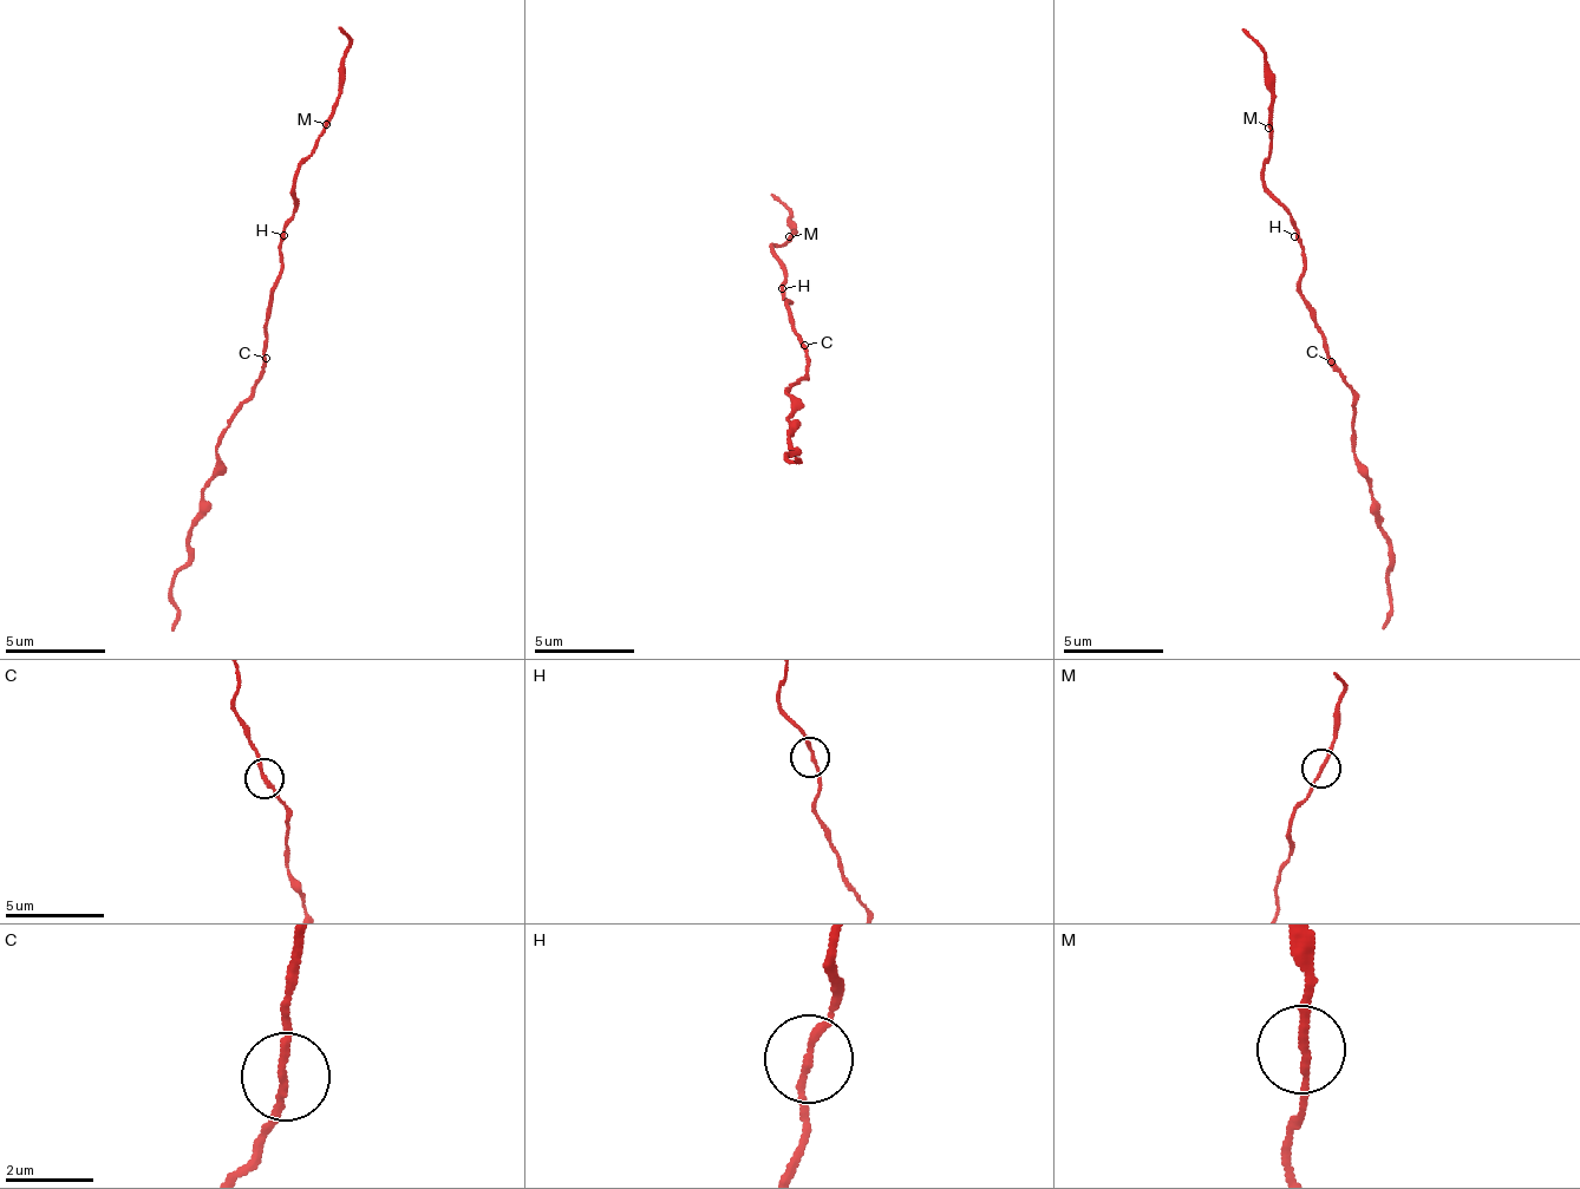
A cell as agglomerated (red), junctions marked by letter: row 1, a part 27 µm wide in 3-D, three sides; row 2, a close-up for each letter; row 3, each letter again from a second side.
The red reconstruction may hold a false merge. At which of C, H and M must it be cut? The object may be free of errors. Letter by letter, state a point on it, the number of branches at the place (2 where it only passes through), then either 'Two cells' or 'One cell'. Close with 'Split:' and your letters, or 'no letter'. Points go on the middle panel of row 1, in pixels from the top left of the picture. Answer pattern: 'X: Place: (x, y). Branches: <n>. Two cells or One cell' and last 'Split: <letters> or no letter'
C: Place: (804, 345). Branches: 2. One cell
H: Place: (782, 288). Branches: 2. One cell
M: Place: (789, 236). Branches: 2. One cell
Split: no letter

